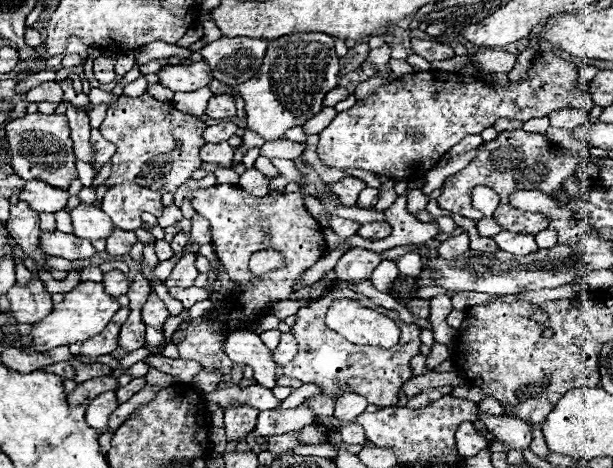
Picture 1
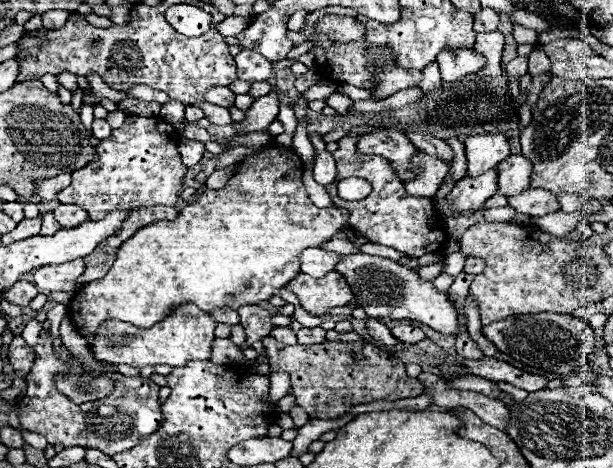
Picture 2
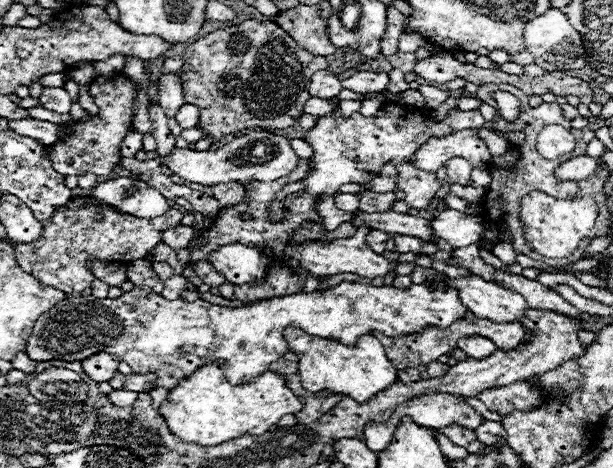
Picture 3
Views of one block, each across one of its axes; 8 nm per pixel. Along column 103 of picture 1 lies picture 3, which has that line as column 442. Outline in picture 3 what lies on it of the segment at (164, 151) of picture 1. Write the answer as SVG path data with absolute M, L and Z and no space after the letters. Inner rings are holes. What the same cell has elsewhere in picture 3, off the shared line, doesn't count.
M384 104L382 110L378 110L376 116L366 118L360 112L354 112L350 118L342 118L340 108L336 108L334 114L316 116L316 126L310 128L304 136L304 140L312 146L314 156L308 160L312 164L312 172L308 178L302 178L297 182L287 184L276 194L276 200L272 202L272 222L278 222L284 218L284 198L288 194L294 194L304 190L308 194L334 194L338 186L350 184L350 182L368 182L368 178L376 176L386 160L392 160L398 168L398 182L396 186L406 192L406 204L410 208L426 208L436 190L440 188L440 182L436 180L436 174L428 174L418 170L408 162L408 156L414 154L428 138L442 136L448 132L464 130L464 128L480 128L486 120L478 110L450 110L448 118L444 122L434 122L434 118L418 108L402 106L402 104Z

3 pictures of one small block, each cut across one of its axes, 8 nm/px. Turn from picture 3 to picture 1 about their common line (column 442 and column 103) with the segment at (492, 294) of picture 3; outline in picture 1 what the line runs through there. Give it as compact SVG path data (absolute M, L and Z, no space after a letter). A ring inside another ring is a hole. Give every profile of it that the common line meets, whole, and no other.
M112 270L112 272L106 272L106 274L104 274L102 284L104 284L104 290L106 290L110 296L118 298L118 296L124 296L124 294L128 292L128 288L130 288L130 278L128 278L128 274L124 274L124 272L120 272L120 270Z

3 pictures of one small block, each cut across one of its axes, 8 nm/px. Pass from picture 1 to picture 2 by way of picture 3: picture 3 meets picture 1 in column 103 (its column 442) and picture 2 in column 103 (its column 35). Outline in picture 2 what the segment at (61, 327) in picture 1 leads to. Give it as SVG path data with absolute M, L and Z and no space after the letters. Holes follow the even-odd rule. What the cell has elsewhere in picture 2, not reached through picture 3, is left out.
M186 304L174 310L170 318L164 318L146 330L134 328L126 322L106 322L106 326L98 330L98 338L90 348L98 360L112 364L128 364L134 368L168 364L174 368L184 368L190 360L210 360L212 342L216 338L214 328L216 322L210 318L210 314L202 314L196 306Z

